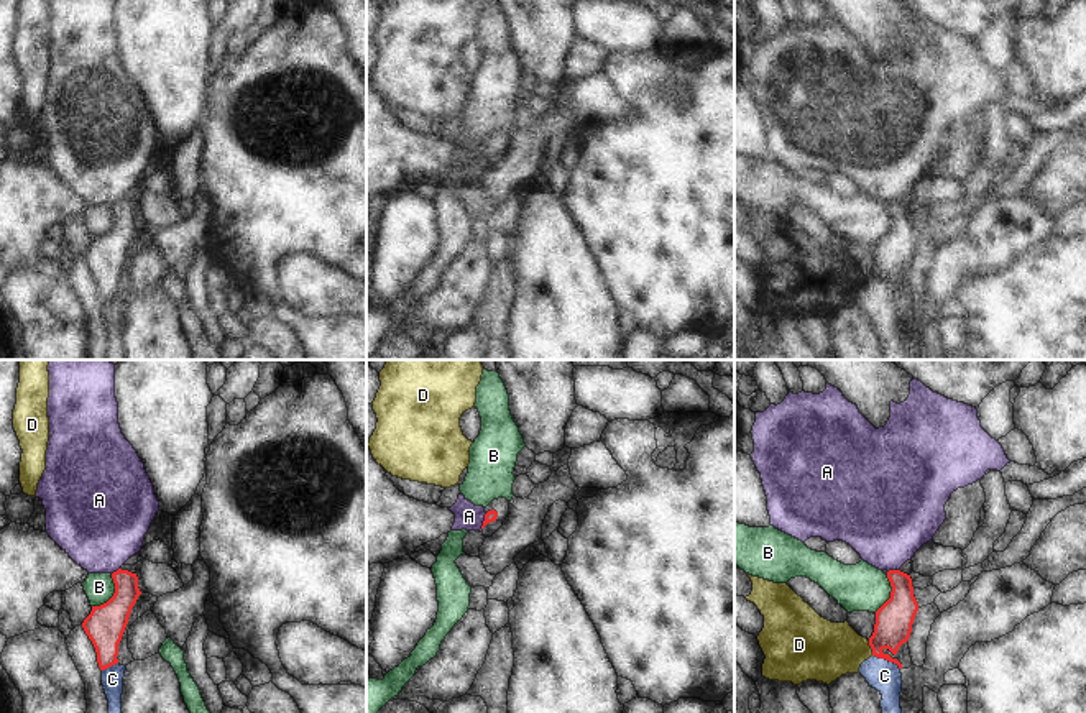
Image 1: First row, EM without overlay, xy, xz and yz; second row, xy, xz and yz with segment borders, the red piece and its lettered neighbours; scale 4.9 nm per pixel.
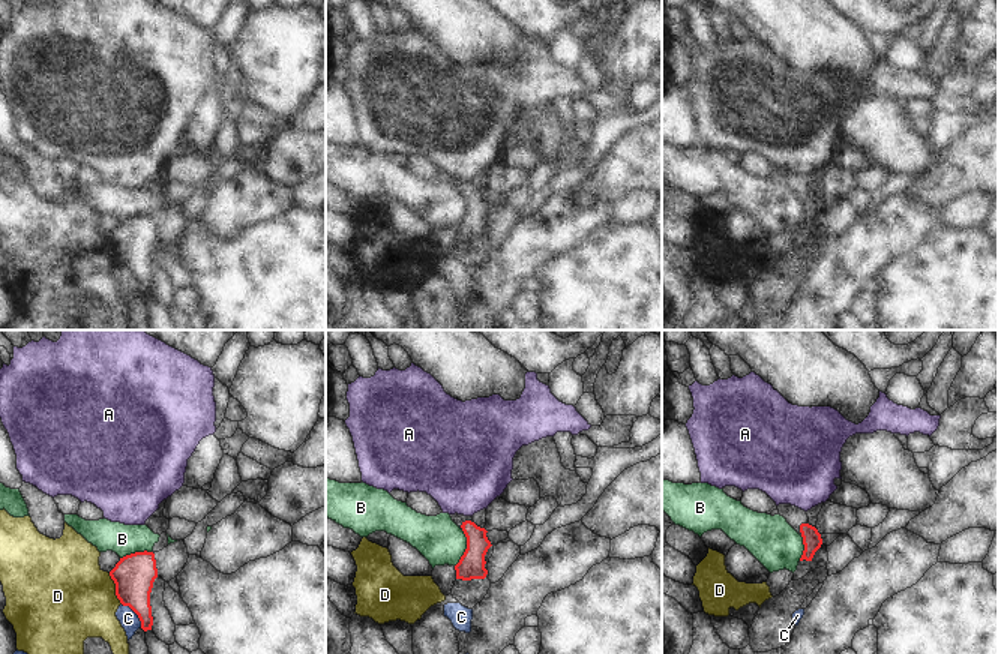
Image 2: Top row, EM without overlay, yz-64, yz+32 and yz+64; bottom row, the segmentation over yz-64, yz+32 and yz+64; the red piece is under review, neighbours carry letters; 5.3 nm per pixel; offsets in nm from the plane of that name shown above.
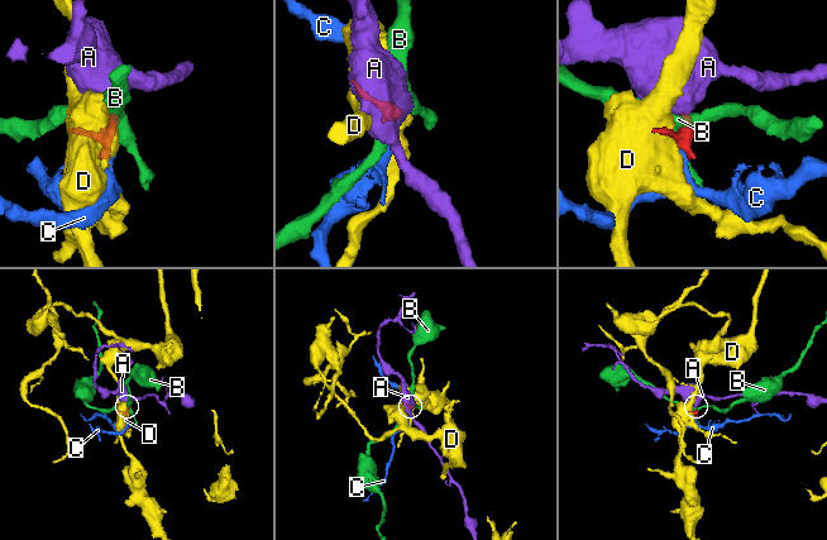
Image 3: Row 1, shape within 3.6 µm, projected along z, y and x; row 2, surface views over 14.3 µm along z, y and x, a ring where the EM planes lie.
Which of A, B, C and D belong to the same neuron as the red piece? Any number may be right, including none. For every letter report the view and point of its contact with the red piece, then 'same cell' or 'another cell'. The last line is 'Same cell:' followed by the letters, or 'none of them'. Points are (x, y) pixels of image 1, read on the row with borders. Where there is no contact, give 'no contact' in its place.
A: yz (892, 570) | another cell
B: xy (114, 595) | another cell
C: yz (888, 659) | another cell
D: yz (871, 648) | another cell
Same cell: none of them

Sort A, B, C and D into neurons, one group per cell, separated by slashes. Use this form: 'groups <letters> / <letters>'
groups A / B / C / D

